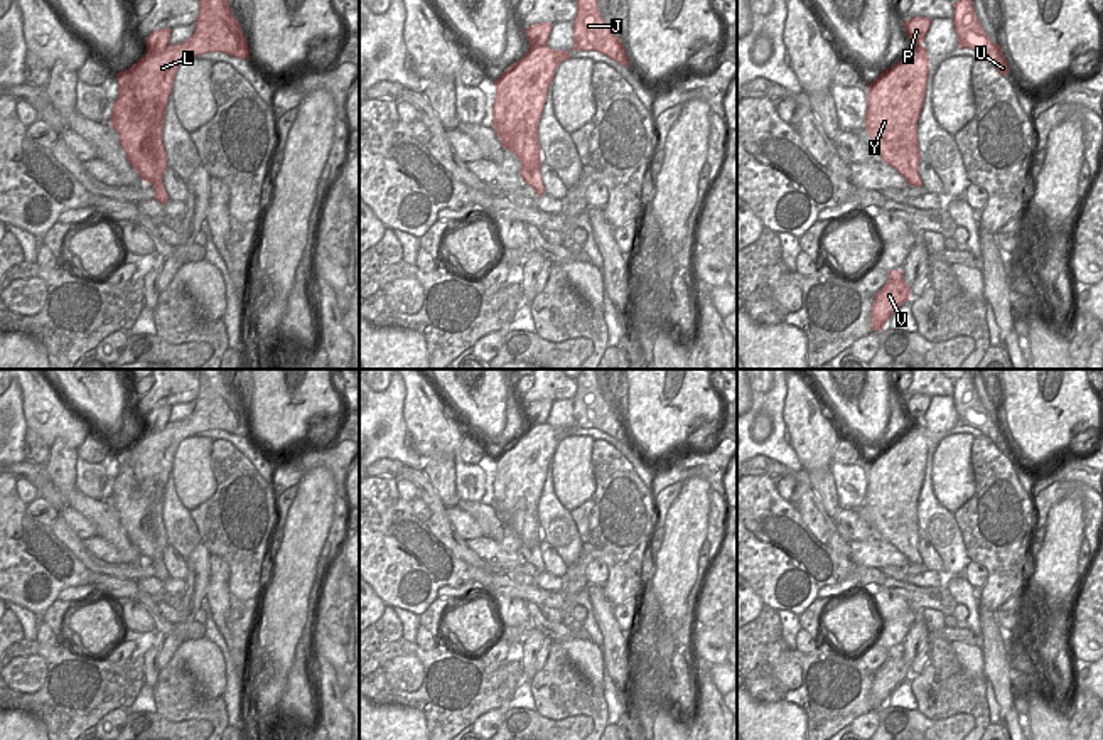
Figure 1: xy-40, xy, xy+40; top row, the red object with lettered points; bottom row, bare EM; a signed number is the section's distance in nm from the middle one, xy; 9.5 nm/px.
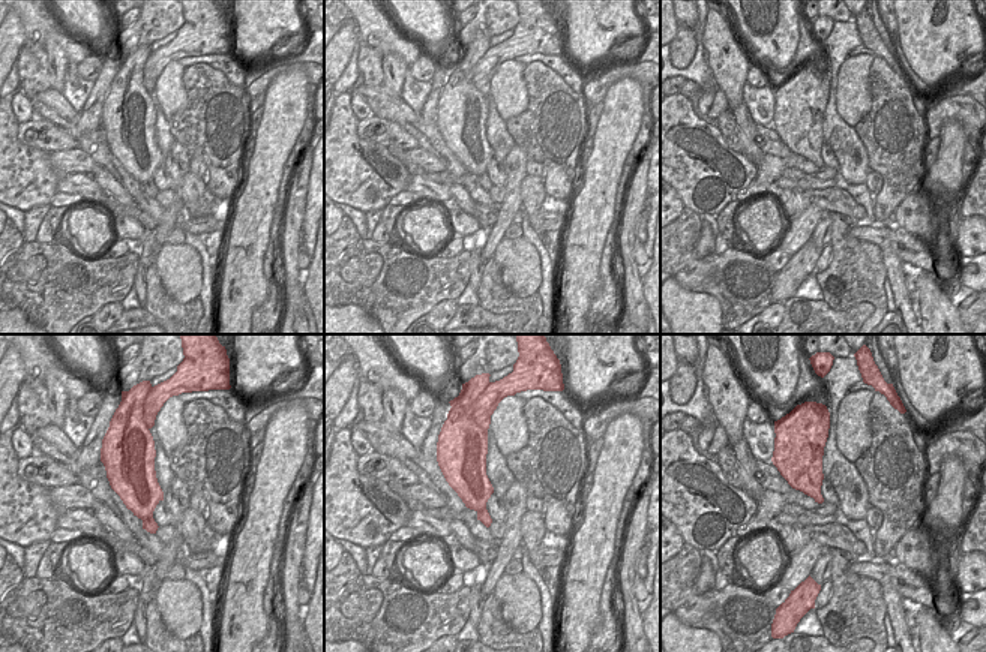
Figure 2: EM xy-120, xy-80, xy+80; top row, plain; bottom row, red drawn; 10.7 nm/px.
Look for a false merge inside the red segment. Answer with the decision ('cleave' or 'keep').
cleave

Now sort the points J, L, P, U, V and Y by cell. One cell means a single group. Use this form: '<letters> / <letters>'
J L U V Y / P

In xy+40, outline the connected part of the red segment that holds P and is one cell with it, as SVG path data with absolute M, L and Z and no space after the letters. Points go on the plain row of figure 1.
M912 394L911 398L904 399L904 406L916 423L923 421L924 413L929 408L929 403L931 396L928 394Z

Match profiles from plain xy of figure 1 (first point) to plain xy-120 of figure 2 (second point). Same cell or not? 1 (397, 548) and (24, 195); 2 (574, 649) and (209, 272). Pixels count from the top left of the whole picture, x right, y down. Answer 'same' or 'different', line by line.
1: same
2: different

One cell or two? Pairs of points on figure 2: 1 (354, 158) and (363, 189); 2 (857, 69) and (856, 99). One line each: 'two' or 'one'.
1: one
2: one

